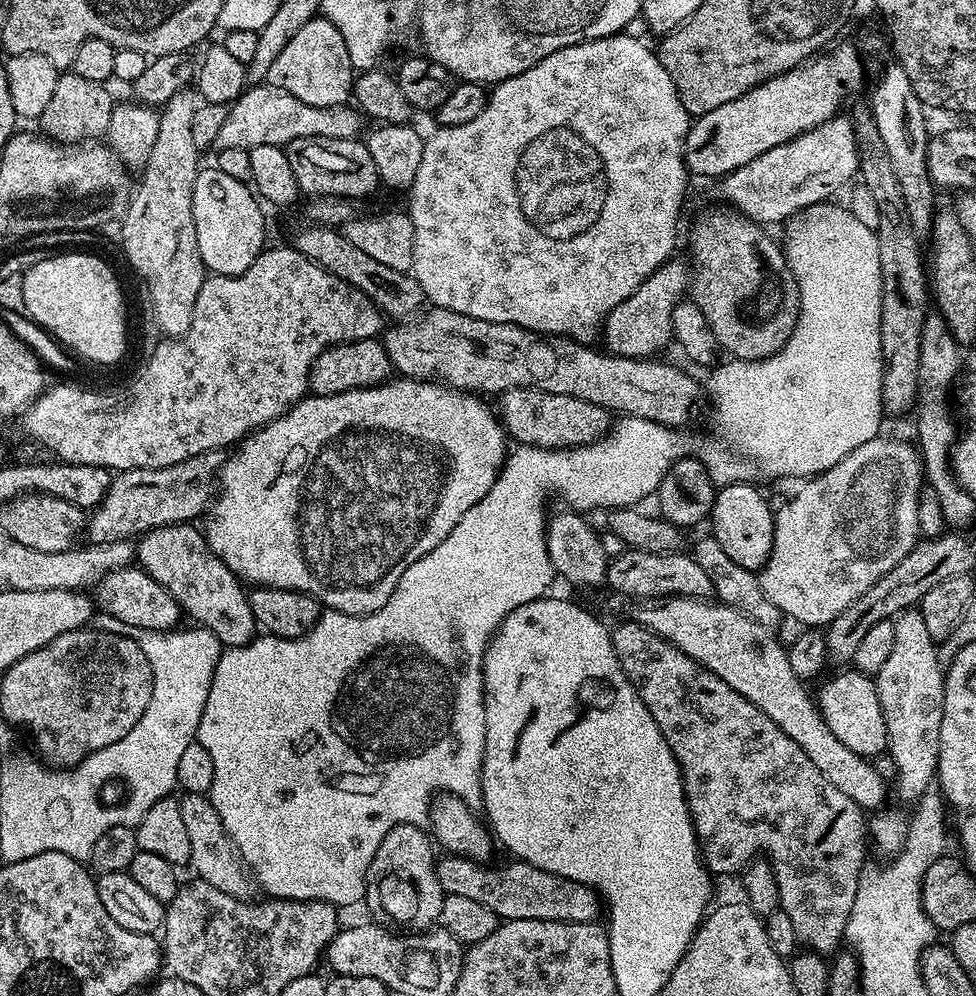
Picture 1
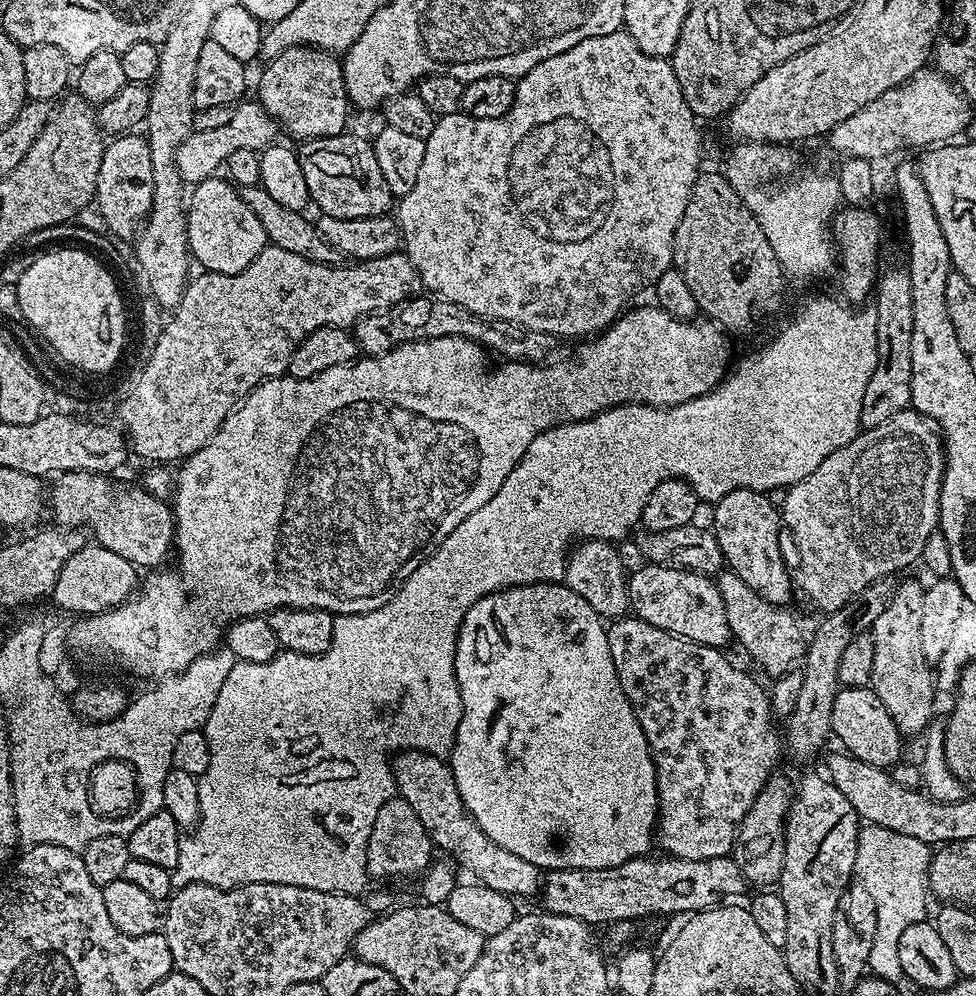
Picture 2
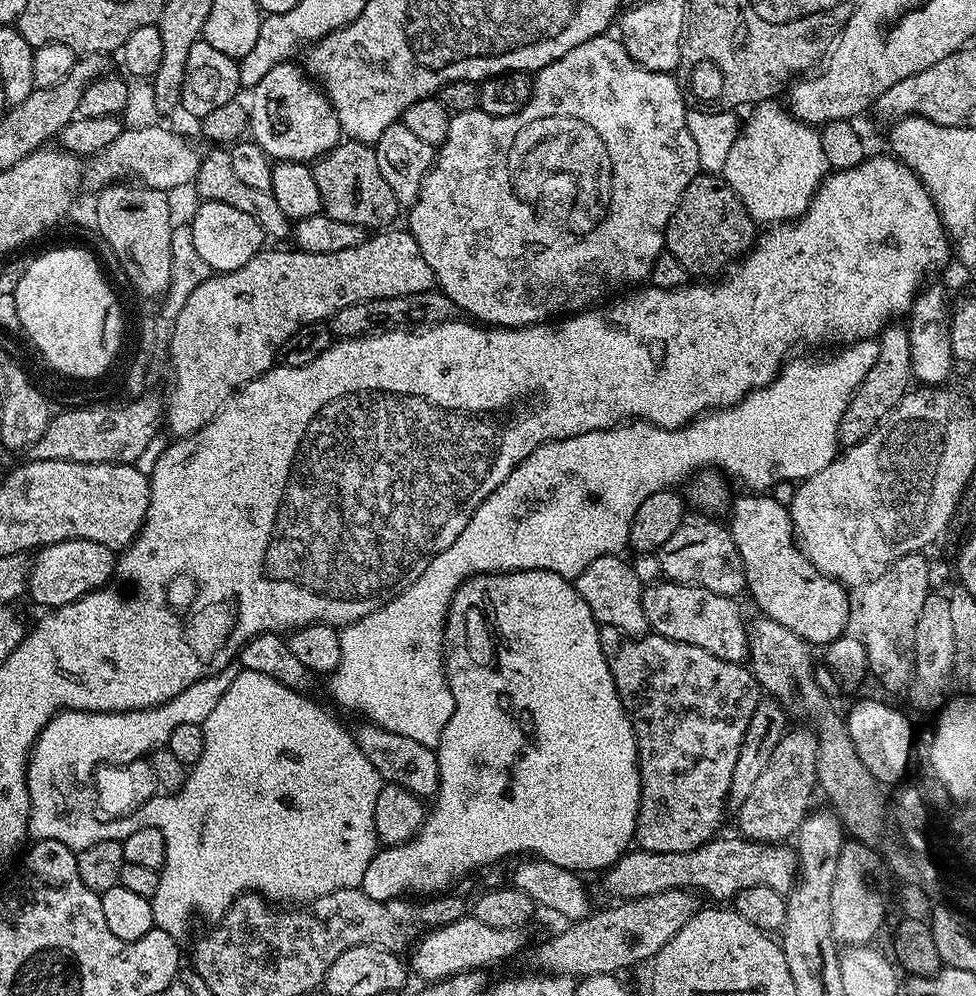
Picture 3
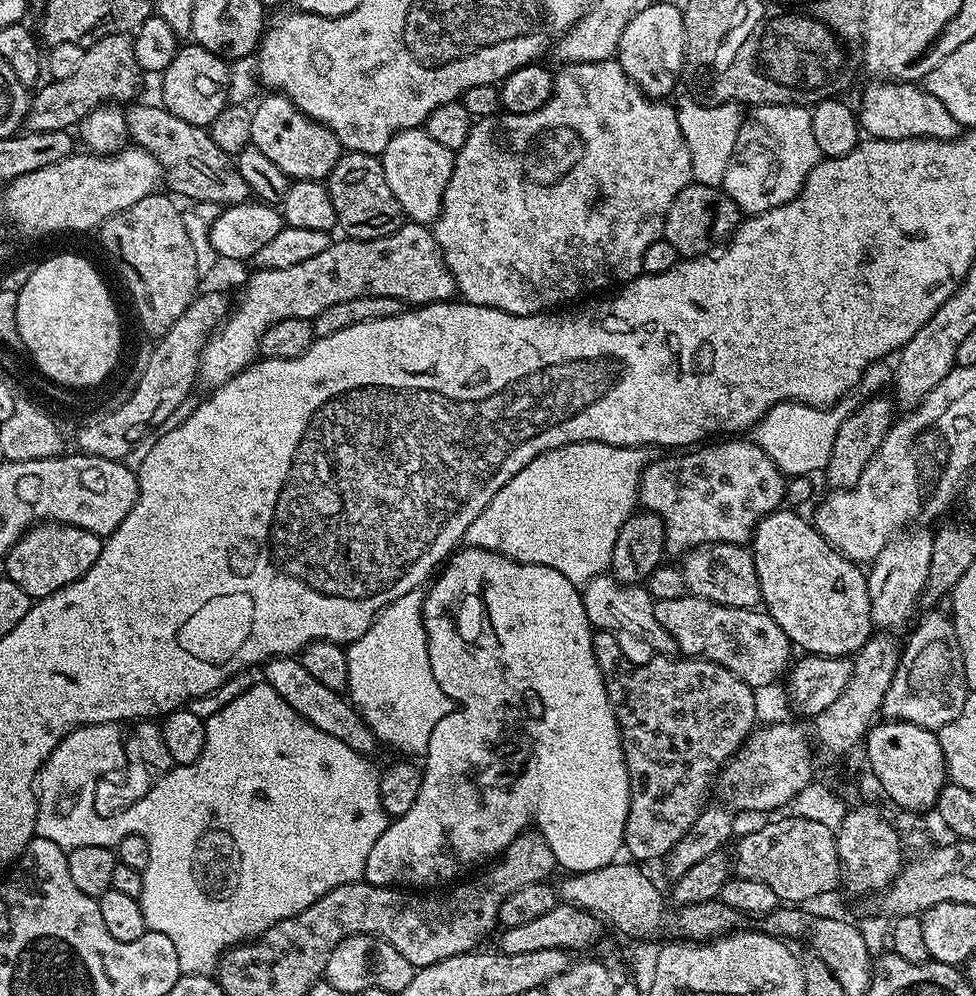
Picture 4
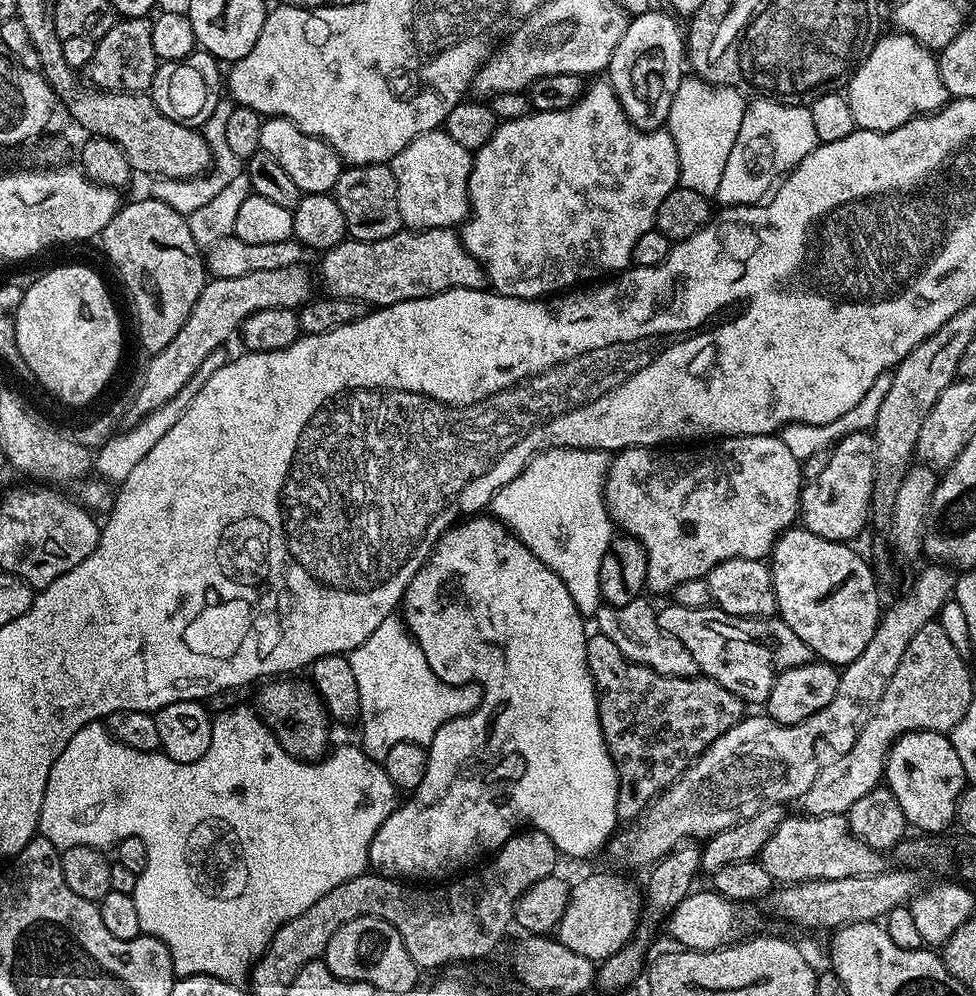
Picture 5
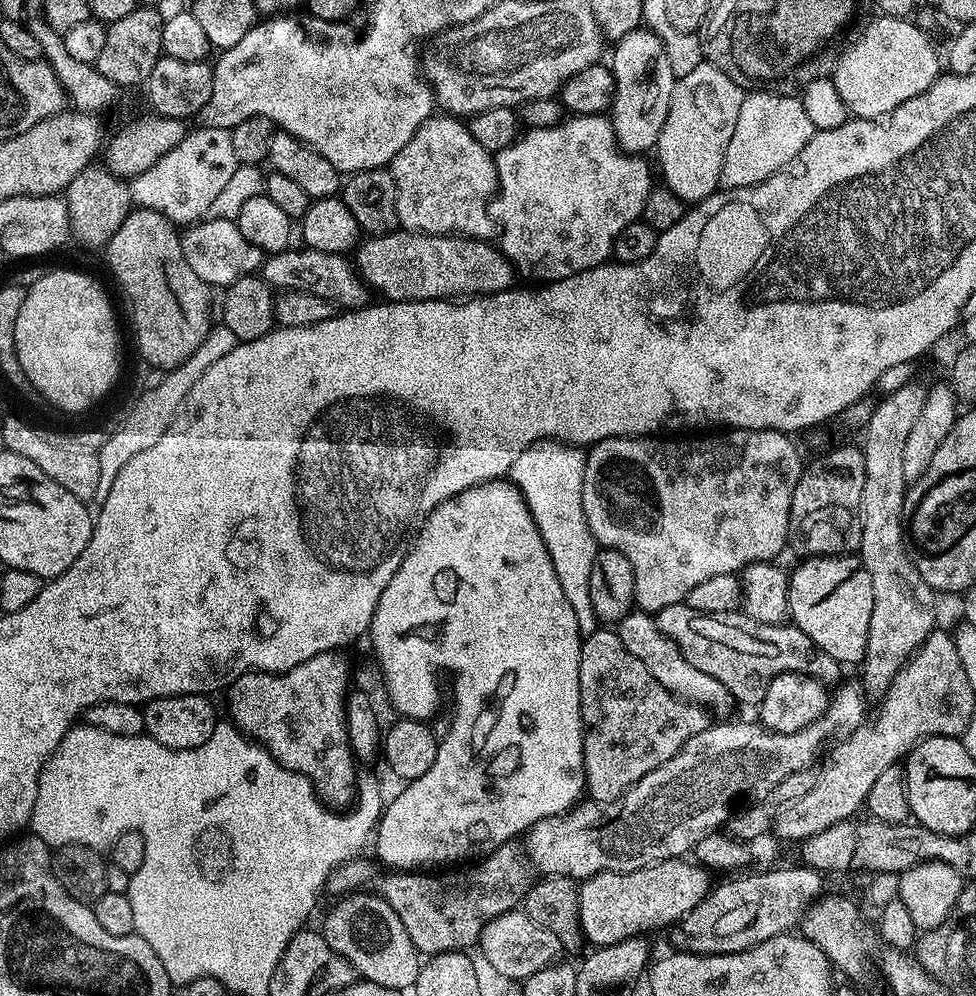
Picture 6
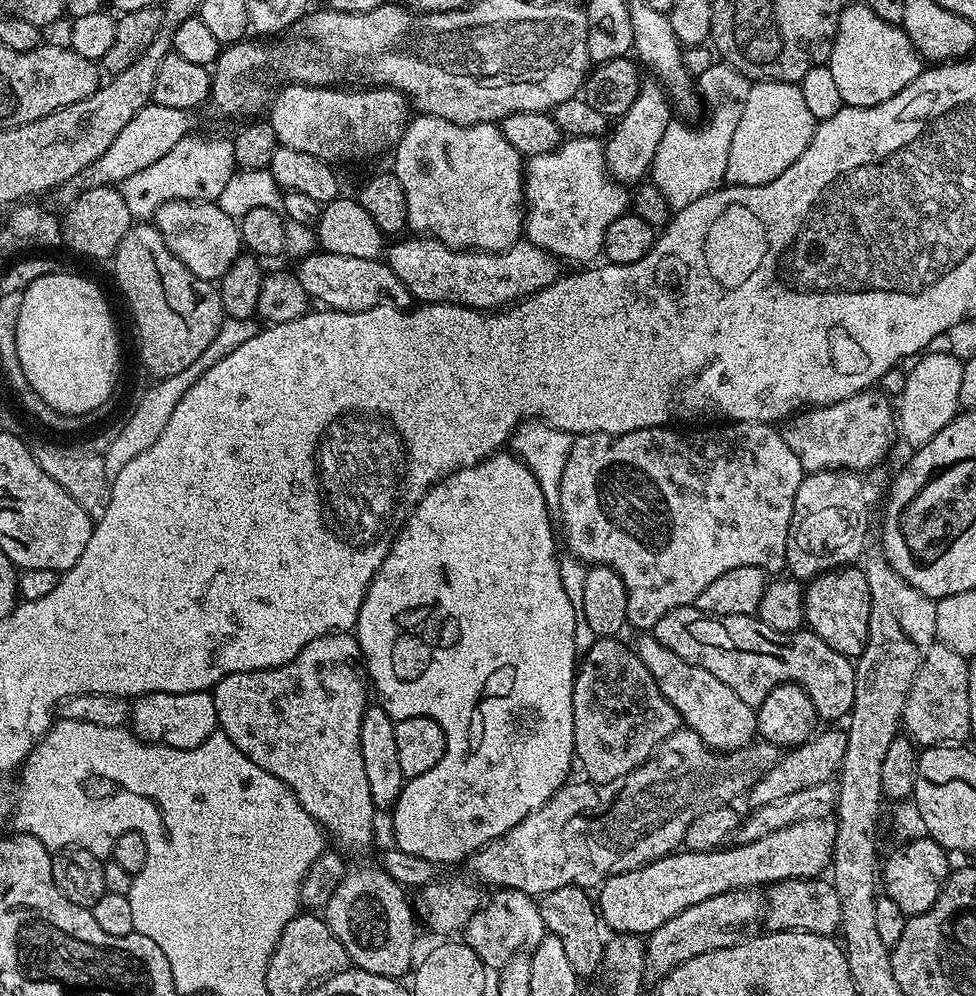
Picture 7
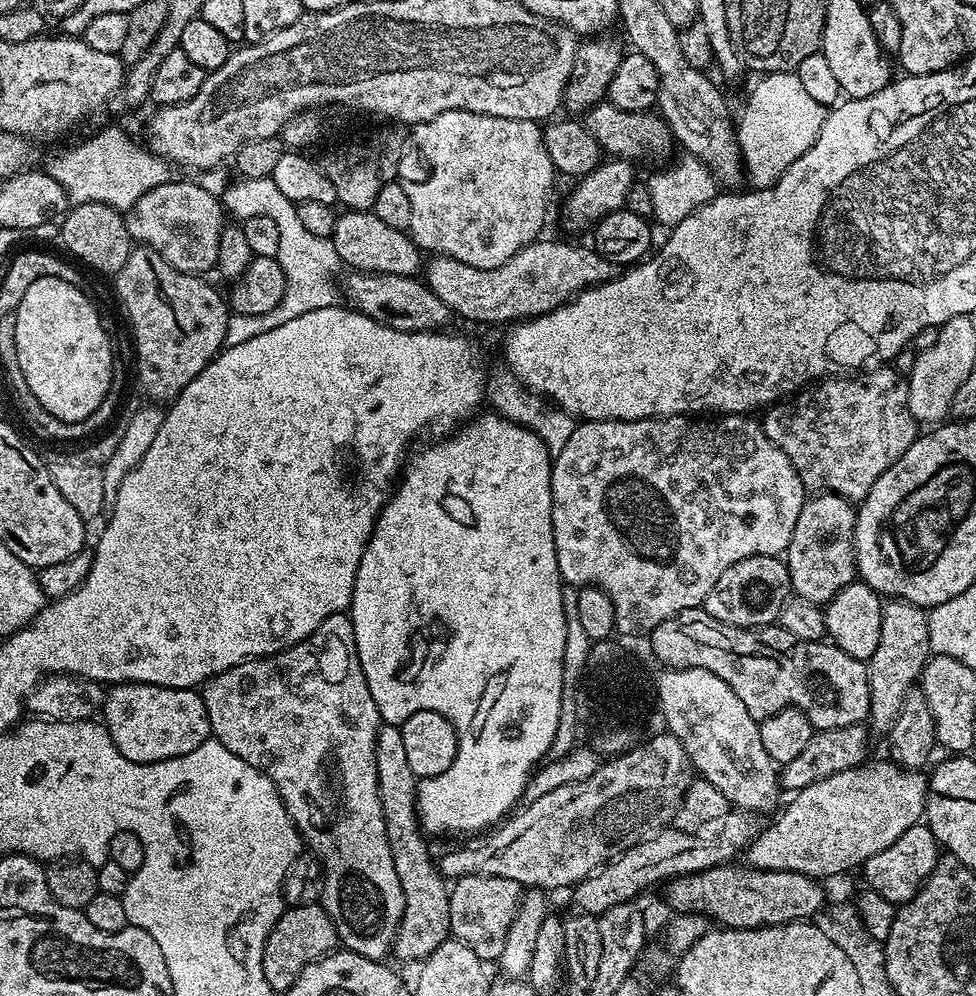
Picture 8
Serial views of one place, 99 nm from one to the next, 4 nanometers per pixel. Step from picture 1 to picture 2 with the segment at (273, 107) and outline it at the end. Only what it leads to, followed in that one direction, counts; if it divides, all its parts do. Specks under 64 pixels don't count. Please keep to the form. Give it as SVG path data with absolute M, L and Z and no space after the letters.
M240 102L232 108L230 122L217 126L215 130L194 130L178 146L176 165L185 185L195 186L203 180L211 180L223 169L226 158L234 154L234 150L254 150L260 152L277 139L278 125L264 107L258 102L244 104Z

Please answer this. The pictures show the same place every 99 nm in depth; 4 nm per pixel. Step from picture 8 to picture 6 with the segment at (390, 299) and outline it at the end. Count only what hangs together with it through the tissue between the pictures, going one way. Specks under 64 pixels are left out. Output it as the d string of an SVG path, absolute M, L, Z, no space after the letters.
M289 246L282 252L271 253L265 259L262 265L262 275L264 281L272 285L273 289L318 294L318 298L333 300L344 310L365 307L370 300L368 285L356 271L355 263L344 254L326 254L326 250Z

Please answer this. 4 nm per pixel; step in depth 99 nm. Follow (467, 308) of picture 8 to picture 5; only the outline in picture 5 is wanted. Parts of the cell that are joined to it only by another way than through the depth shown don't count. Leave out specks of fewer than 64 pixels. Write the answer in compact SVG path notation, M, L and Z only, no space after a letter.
M421 228L401 230L390 238L381 240L353 240L346 238L336 248L319 257L318 280L324 283L324 292L329 296L341 296L347 300L361 300L370 306L397 304L403 300L417 300L437 296L451 288L484 288L484 268L466 250L464 241L450 228Z

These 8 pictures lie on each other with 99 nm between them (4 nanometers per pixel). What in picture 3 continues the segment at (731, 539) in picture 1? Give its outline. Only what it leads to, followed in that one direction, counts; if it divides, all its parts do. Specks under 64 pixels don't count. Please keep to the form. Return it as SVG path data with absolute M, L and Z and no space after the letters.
M744 494L748 496L742 496L738 500L733 499L730 504L730 517L732 516L732 521L727 521L726 527L729 532L731 532L734 538L734 546L738 546L738 554L742 554L742 566L746 570L746 582L748 587L746 589L747 595L752 595L752 600L754 603L760 607L759 611L765 616L769 616L774 622L778 622L782 626L786 626L786 630L794 630L794 634L798 634L799 638L806 641L808 645L817 646L827 646L833 644L838 637L845 635L849 631L848 628L848 615L853 615L854 608L848 605L848 592L849 589L845 585L840 584L837 580L830 579L829 576L824 576L819 572L808 560L807 556L804 555L803 551L794 543L794 529L792 527L792 513L787 507L784 508L775 500L774 497L768 496L772 494Z

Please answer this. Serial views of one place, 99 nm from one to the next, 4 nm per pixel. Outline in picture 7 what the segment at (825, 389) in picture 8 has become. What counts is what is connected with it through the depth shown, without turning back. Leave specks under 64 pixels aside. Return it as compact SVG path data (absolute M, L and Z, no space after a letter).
M865 390L833 404L803 409L783 425L782 435L786 446L794 450L805 473L847 470L864 474L888 452L892 436L898 432L898 416L894 404L876 390Z

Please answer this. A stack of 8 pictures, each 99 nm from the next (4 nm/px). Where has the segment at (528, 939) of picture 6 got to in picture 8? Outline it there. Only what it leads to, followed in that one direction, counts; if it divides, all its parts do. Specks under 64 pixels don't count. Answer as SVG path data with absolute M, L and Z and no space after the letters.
M463 876L451 885L448 894L451 935L470 946L480 960L499 961L506 942L506 930L510 930L510 922L514 922L521 895L522 886L518 882L510 882L510 878Z

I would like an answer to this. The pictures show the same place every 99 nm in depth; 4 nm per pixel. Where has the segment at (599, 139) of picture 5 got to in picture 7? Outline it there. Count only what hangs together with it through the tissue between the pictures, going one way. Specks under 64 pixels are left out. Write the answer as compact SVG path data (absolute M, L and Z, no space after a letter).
M574 136L546 154L531 157L524 169L524 198L523 235L527 243L546 250L561 262L577 260L580 266L595 261L603 253L606 229L610 227L610 222L625 215L630 208L629 189L613 180L604 161L603 143L595 136Z

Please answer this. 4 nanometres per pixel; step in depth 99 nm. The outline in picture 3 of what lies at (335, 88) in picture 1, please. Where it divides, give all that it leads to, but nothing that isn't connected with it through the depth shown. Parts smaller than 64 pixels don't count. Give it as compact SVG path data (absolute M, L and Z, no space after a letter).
M285 62L274 66L274 70L269 70L267 74L262 74L262 82L250 90L252 104L247 105L248 126L251 139L256 141L266 154L271 156L273 161L289 160L290 162L302 162L308 164L315 162L320 157L326 155L331 148L335 148L341 143L342 133L338 114L330 102L330 98L325 94L320 85L304 71L299 63Z

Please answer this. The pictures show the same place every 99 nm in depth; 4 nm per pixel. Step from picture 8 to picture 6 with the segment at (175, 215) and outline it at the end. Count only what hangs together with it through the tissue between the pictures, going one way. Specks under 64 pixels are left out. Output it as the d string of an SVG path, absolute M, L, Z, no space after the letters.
M232 218L201 219L183 229L180 241L190 270L194 270L194 274L198 274L198 278L202 278L202 282L209 286L227 286L240 276L259 273L266 259L262 249L254 246L254 242L246 242L246 238L242 238L242 230L238 230Z

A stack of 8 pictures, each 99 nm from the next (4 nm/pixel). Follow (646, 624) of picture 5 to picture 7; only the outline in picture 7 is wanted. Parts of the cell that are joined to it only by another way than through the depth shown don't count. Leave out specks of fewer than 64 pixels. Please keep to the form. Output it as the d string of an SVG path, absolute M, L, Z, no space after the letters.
M640 634L634 641L634 647L638 658L642 658L642 666L650 670L654 682L658 682L658 690L678 710L683 727L688 728L694 734L702 738L708 747L715 748L717 752L733 752L739 748L753 743L757 735L756 708L751 704L742 702L726 682L714 678L710 670L702 670L674 654L658 638L651 634Z

